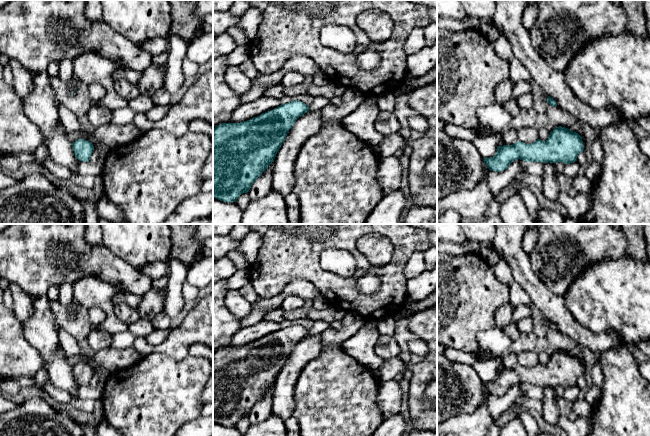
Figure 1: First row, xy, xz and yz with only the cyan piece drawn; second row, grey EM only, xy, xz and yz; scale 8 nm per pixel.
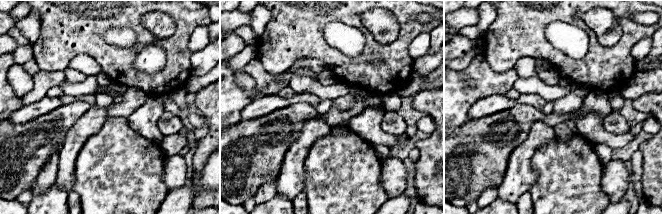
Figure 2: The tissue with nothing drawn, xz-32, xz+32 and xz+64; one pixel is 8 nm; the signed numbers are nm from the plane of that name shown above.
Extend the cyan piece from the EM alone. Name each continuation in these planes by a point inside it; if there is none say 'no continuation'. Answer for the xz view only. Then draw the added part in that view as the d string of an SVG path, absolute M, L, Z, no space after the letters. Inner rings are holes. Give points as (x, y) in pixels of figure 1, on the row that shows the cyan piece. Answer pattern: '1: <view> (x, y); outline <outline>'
no continuation

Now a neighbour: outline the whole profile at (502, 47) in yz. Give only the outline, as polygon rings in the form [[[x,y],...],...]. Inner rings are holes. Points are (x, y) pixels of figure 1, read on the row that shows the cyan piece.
[[[498,35],[496,40],[492,42],[493,48],[497,55],[510,64],[510,80],[515,84],[519,81],[527,81],[531,83],[532,76],[529,71],[524,67],[524,65],[516,58],[513,53],[512,47],[508,40],[502,36]]]

